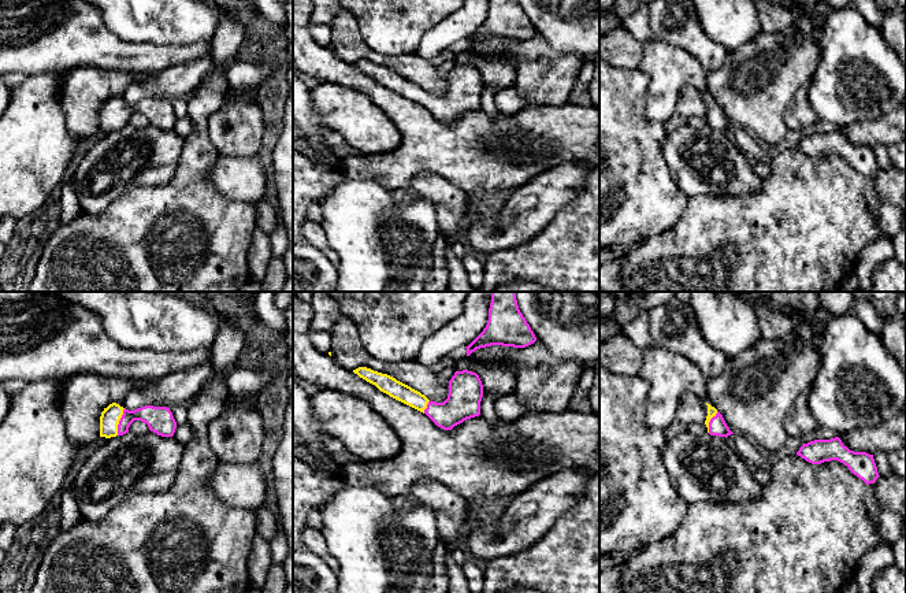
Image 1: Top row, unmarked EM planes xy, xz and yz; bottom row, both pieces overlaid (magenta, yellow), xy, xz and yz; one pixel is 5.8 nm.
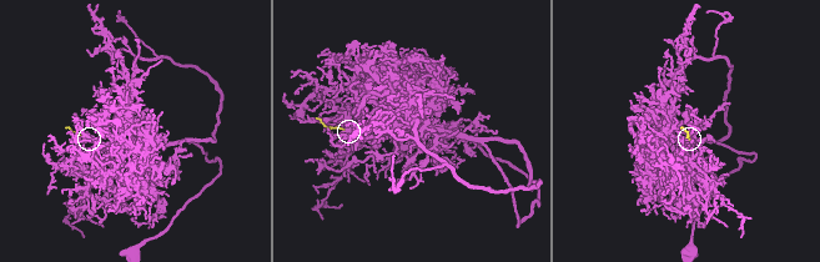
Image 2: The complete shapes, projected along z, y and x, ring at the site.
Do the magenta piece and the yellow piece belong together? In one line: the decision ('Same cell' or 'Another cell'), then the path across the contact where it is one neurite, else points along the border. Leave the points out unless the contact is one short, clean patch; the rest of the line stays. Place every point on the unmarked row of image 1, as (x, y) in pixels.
Same cell. Path across: xy (159, 112), (130, 108), (119, 115), (110, 111)

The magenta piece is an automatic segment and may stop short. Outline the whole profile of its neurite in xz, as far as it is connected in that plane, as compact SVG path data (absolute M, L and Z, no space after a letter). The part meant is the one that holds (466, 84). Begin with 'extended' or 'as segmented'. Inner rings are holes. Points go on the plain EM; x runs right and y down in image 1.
extended; M359 60L353 66L390 90L426 107L443 123L452 123L464 114L480 108L483 78L476 66L456 64L449 74L449 88L443 96L430 94L424 88L396 71L367 60Z

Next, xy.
extended; M116 96L109 97L100 110L100 130L111 131L129 126L134 114L148 118L149 123L161 130L172 130L177 115L167 100L145 99L129 104Z

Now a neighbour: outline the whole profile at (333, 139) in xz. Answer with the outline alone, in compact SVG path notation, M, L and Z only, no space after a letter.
M326 130L323 134L323 140L330 148L345 144L344 136L334 130Z

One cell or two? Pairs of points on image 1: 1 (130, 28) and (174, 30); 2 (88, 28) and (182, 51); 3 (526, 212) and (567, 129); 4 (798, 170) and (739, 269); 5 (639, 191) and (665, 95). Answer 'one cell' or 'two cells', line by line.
1: one cell
2: one cell
3: two cells
4: one cell
5: two cells

